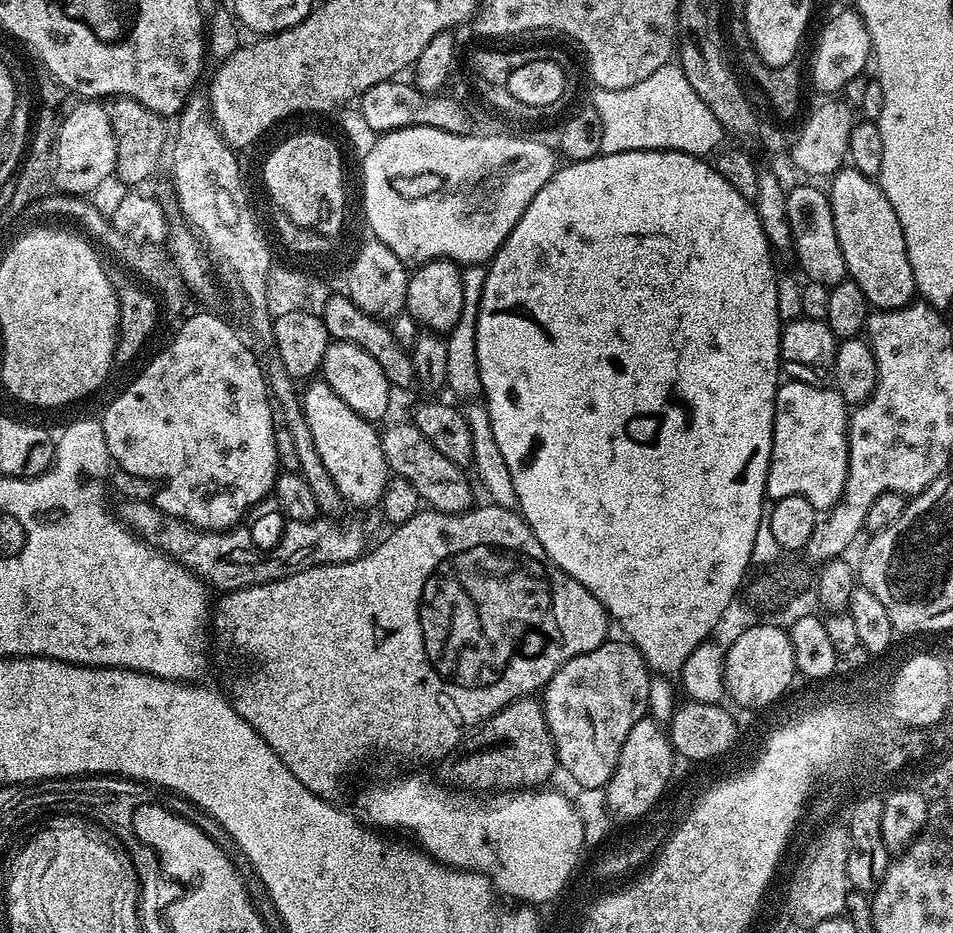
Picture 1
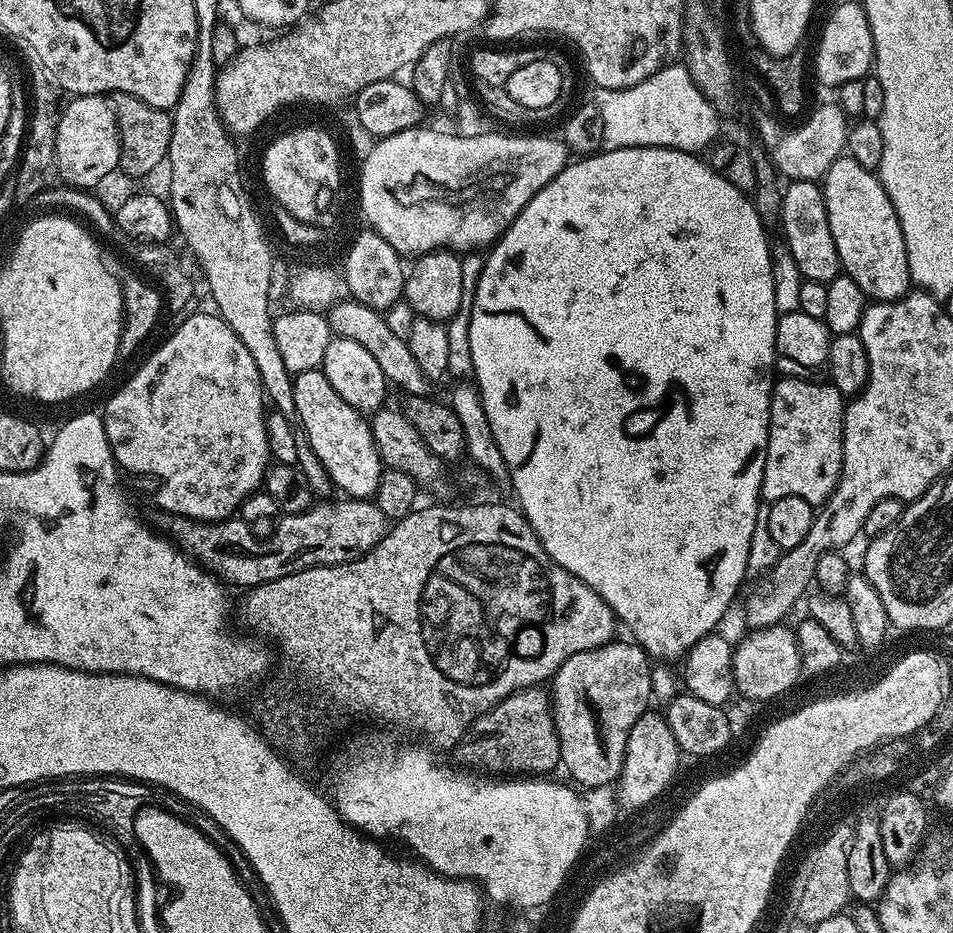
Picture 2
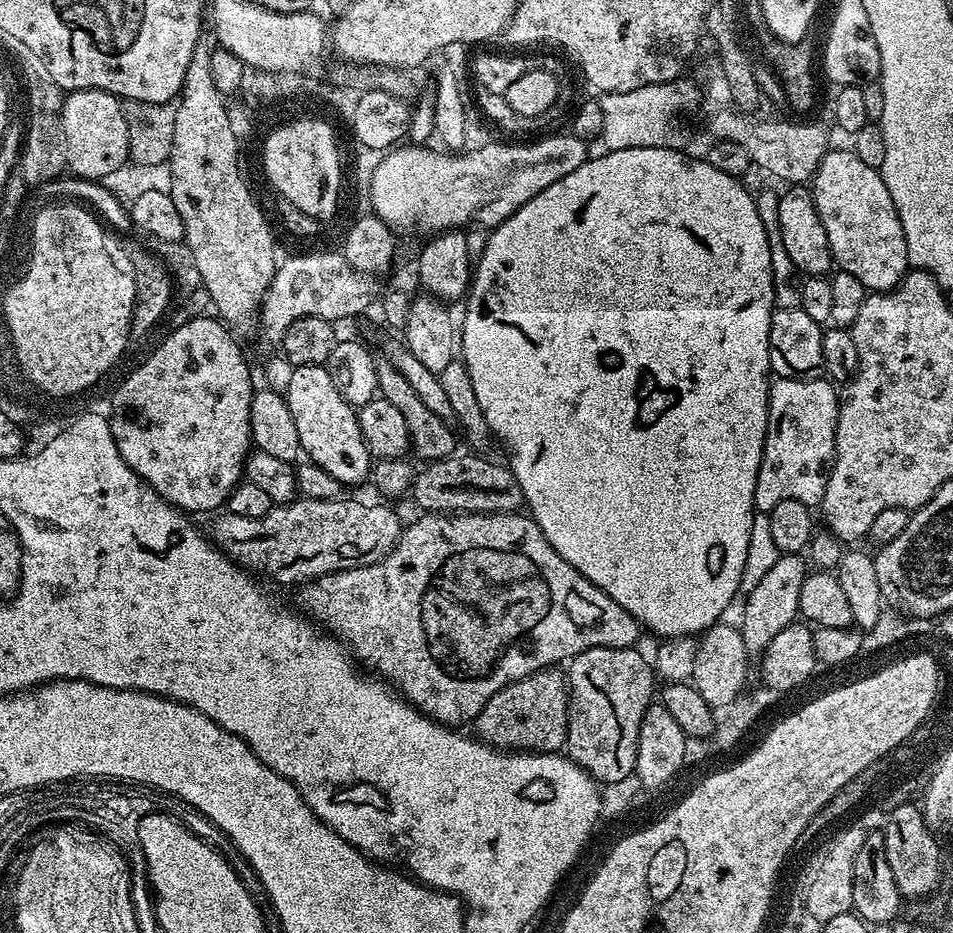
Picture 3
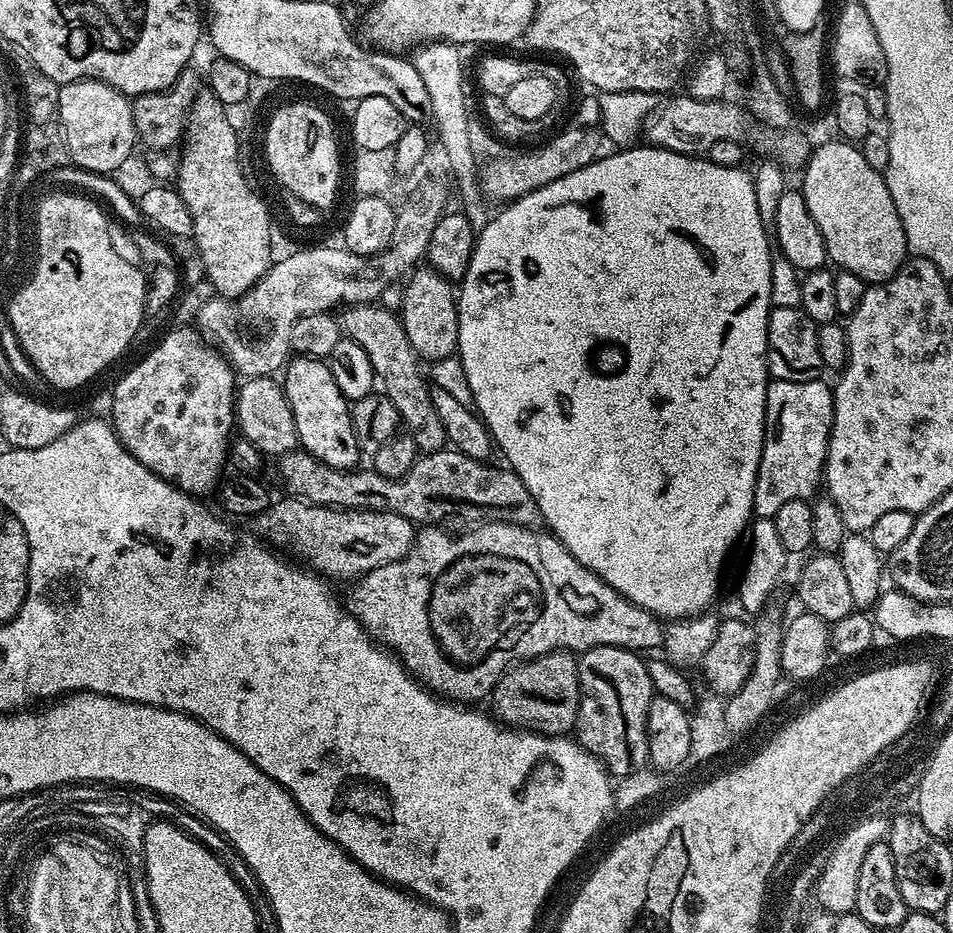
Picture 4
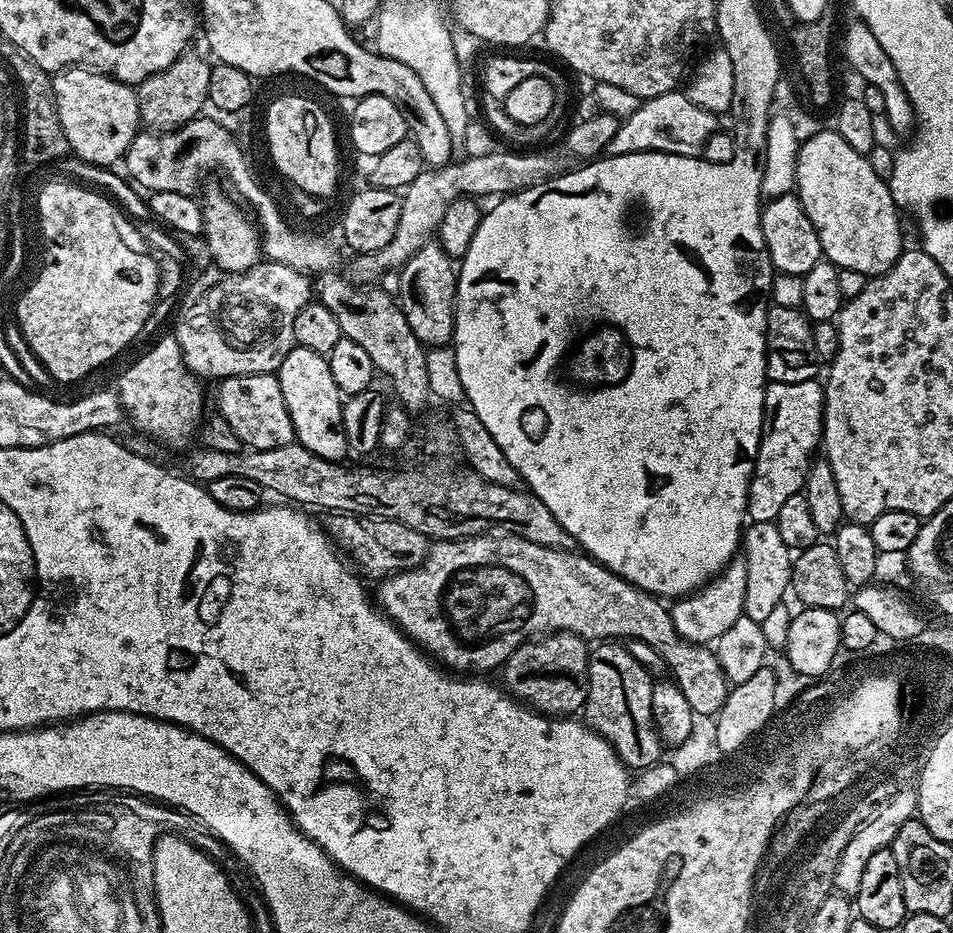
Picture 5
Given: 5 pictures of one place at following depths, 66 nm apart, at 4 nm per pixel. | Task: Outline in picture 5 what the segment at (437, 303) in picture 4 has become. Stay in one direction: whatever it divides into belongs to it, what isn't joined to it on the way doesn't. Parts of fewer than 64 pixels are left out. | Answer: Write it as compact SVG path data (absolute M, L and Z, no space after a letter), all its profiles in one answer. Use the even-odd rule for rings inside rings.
M430 242L399 269L401 292L398 303L410 330L425 346L448 346L456 335L456 277L457 265L453 257L442 250L438 242Z

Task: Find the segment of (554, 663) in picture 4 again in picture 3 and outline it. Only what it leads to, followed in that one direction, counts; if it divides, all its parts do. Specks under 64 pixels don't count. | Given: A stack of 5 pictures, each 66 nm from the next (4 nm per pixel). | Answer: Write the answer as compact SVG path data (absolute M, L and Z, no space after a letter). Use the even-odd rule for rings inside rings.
M555 667L543 668L526 678L511 680L482 710L474 721L475 735L485 744L503 746L508 750L523 750L526 752L559 753L568 742L568 685L563 671Z

